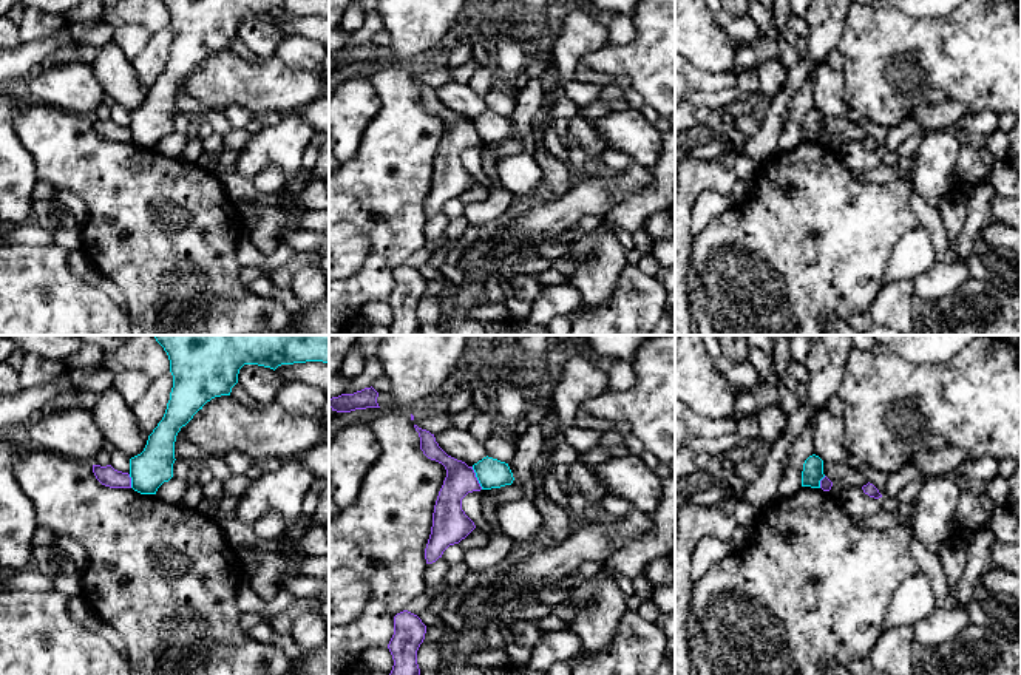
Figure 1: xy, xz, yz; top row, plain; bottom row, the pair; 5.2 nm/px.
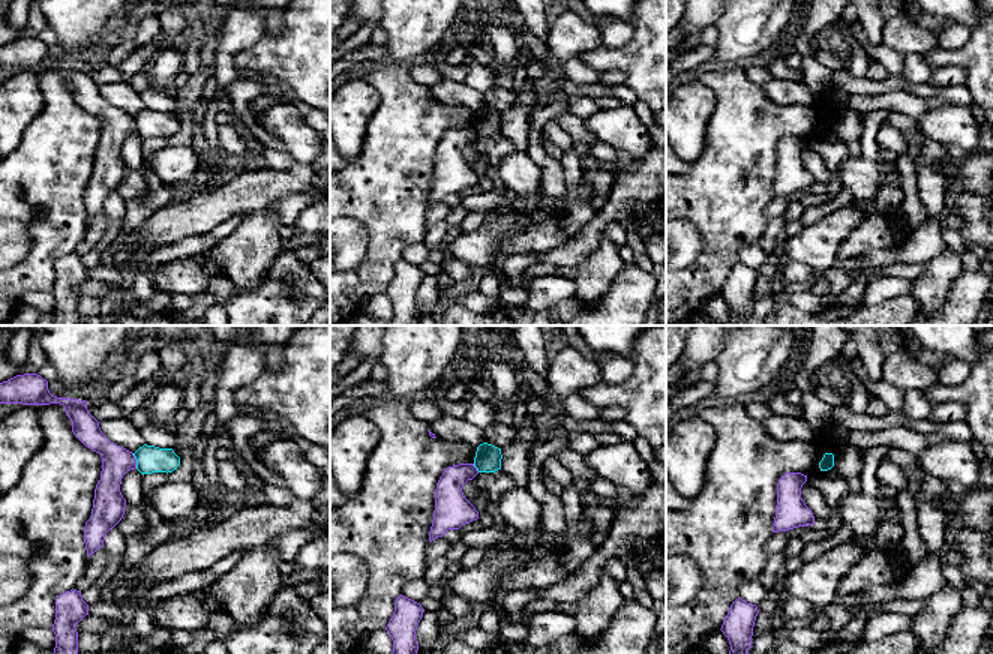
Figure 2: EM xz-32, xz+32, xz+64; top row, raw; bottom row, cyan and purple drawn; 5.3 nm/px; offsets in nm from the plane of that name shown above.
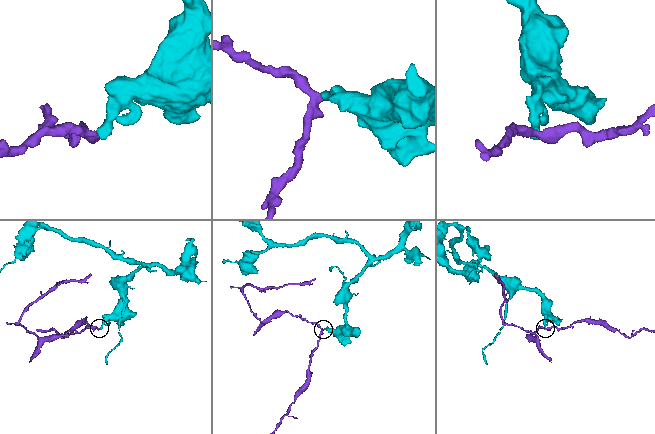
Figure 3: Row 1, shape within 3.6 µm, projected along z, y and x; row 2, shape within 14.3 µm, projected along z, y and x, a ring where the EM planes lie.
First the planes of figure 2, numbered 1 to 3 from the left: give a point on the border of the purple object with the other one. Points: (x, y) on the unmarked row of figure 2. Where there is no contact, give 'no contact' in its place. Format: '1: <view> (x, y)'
1: xz-32 (137, 125)
2: xz+32 (476, 131)
3: no contact

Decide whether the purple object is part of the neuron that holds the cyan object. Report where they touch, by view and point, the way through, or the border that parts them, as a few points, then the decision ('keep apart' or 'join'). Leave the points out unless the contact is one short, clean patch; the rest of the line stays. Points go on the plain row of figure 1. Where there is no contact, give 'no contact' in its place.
meets cyan in xz at (476, 130); border along xz (471, 121), (482, 142); keep apart

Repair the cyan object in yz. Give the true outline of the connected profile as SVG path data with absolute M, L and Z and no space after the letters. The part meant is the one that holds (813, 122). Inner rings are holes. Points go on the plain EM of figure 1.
M816 108L809 110L803 117L802 141L820 142L823 131L823 114Z

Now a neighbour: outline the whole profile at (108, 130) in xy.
M93 119L93 127L96 133L110 142L131 142L131 131L128 127L114 124L111 119L100 120Z

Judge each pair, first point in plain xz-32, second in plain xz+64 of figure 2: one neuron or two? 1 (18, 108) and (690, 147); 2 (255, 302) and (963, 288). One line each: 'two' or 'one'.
1: one
2: one

